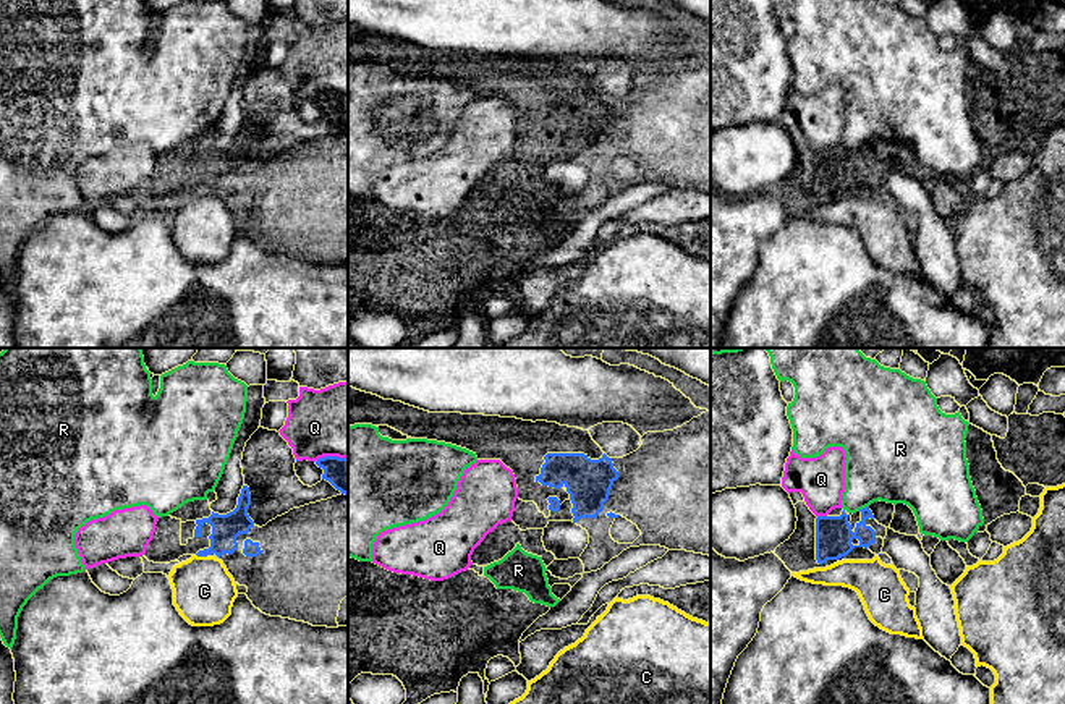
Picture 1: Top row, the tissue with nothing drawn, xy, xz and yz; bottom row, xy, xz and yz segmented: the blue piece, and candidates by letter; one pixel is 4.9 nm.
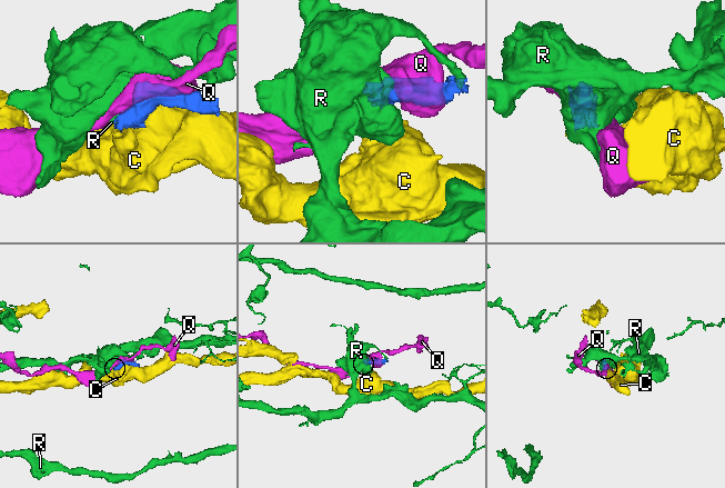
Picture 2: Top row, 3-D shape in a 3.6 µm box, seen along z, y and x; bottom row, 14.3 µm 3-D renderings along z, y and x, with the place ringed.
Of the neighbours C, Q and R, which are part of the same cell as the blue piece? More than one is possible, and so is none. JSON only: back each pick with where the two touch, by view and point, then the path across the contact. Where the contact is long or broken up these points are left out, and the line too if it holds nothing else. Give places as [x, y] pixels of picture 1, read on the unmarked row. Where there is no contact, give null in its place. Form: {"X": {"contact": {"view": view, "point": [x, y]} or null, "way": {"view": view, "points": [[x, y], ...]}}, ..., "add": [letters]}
{"add": []}

